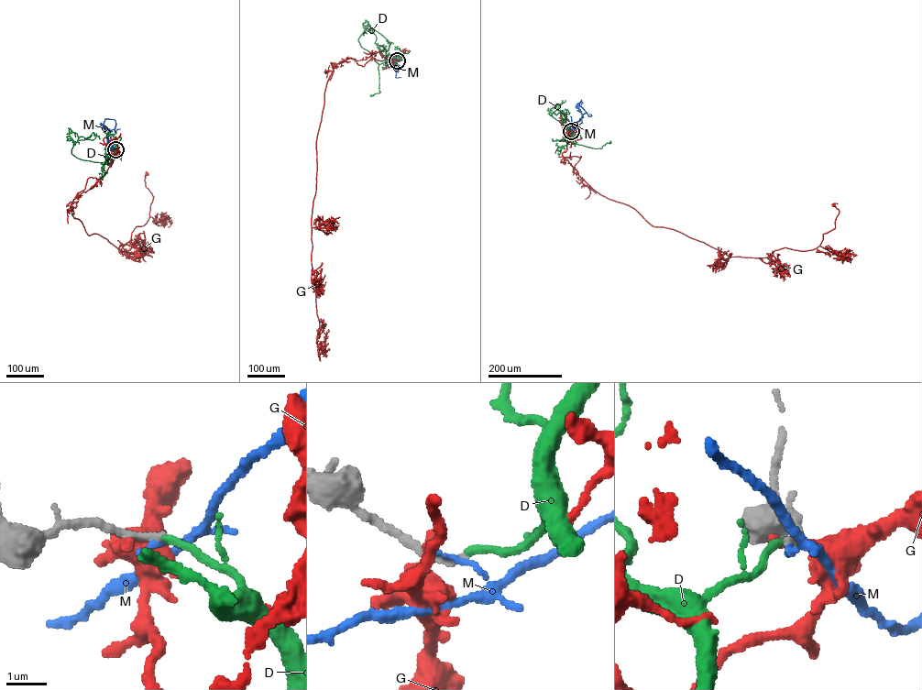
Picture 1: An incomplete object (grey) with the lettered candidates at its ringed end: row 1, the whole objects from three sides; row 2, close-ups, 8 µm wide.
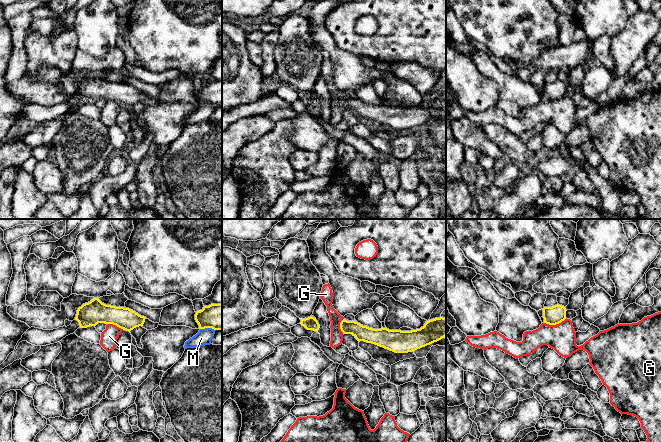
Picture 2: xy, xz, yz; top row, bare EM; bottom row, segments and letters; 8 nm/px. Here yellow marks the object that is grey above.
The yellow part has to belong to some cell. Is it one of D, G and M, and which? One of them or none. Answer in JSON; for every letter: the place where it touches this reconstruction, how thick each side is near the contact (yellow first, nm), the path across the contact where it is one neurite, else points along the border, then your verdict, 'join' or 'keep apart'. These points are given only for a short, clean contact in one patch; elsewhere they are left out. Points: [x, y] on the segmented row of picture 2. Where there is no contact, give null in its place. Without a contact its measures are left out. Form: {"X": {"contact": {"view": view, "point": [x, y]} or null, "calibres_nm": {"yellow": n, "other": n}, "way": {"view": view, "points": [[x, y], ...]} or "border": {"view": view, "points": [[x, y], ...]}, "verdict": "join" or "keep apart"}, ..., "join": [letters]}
{"D": {"contact": null, "verdict": "join"}, "G": {"contact": {"view": "yz", "point": [555, 324]}, "calibres_nm": {"yellow": 150, "other": 220}, "border": {"view": "yz", "points": [[566, 318], [555, 324], [544, 323]]}, "verdict": "keep apart"}, "M": {"contact": {"view": "xy", "point": [208, 327]}, "calibres_nm": {"yellow": 200, "other": 120}, "border": {"view": "xy", "points": [[200, 328], [213, 328], [215, 330]]}, "verdict": "keep apart"}, "join": ["D"]}

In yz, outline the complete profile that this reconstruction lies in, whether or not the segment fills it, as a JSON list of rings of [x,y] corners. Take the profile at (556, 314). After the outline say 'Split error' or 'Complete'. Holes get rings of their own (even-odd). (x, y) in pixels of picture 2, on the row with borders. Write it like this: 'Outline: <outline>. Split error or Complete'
Outline: [[[555,305],[552,307],[544,307],[543,309],[544,323],[549,325],[556,325],[566,319],[566,308],[562,305]]]. Complete

